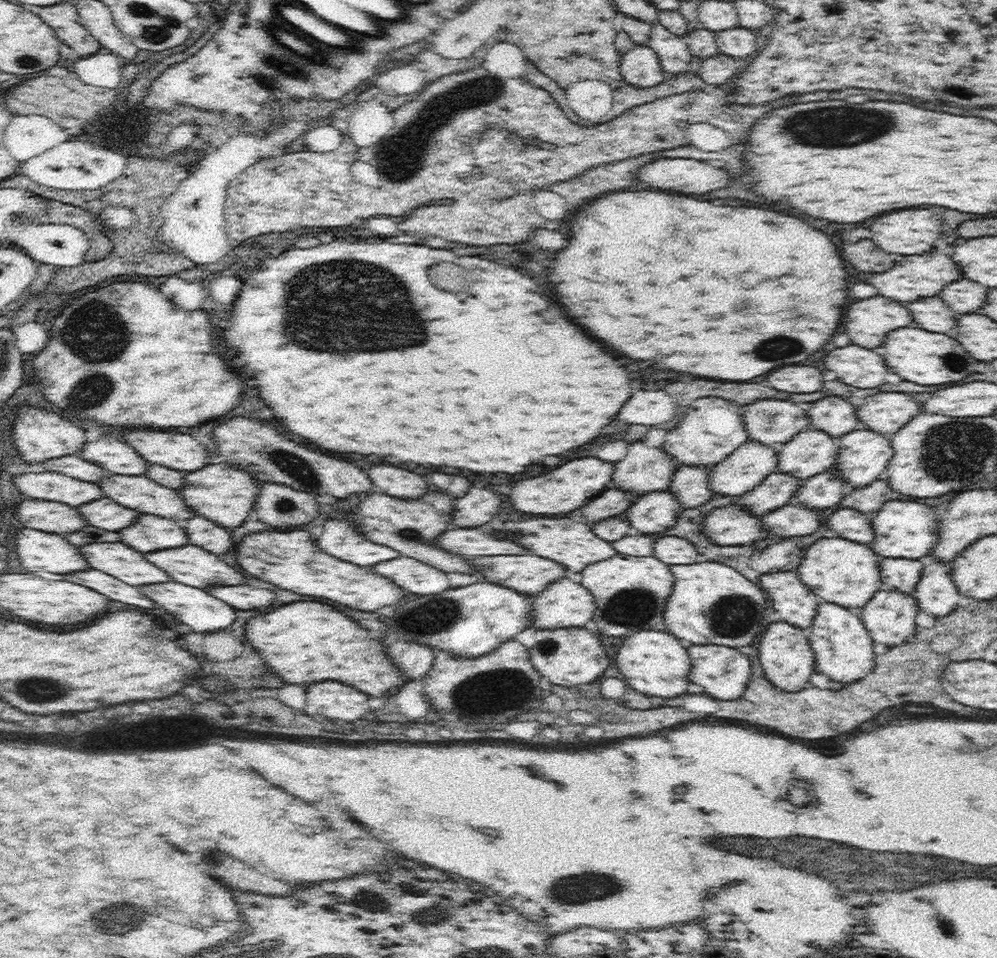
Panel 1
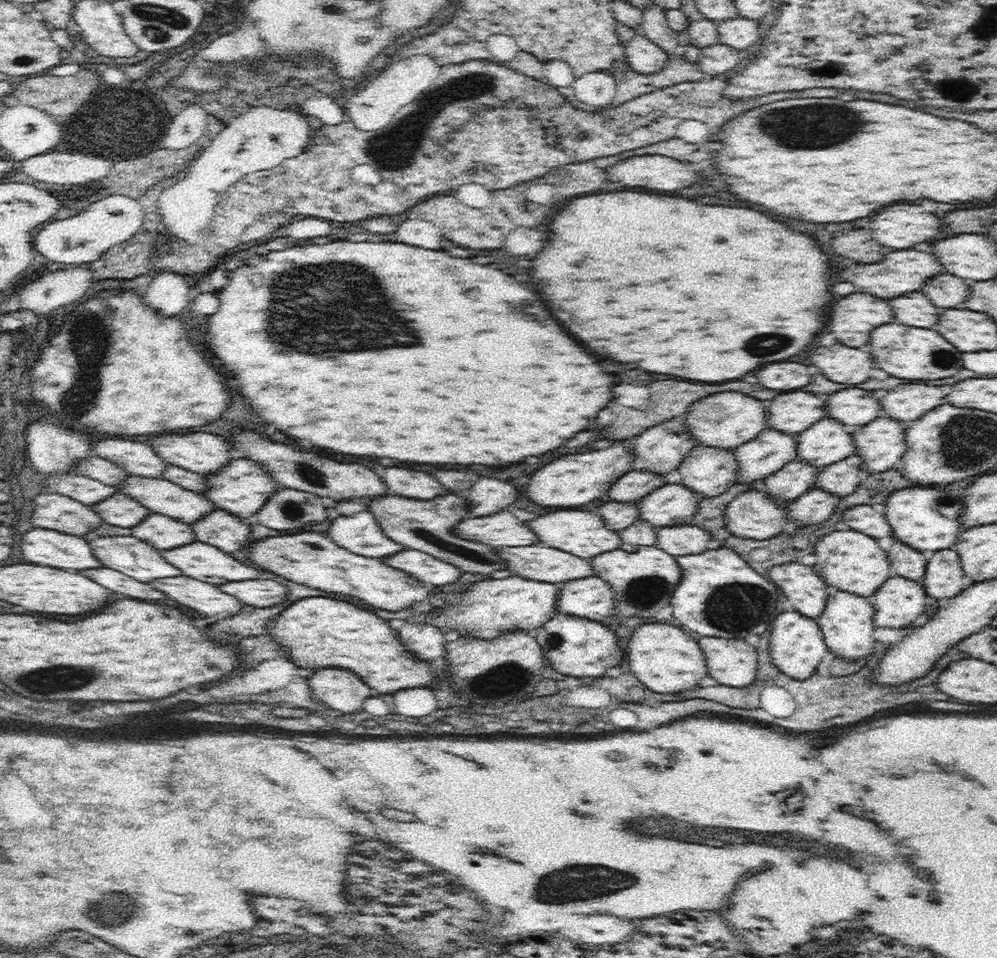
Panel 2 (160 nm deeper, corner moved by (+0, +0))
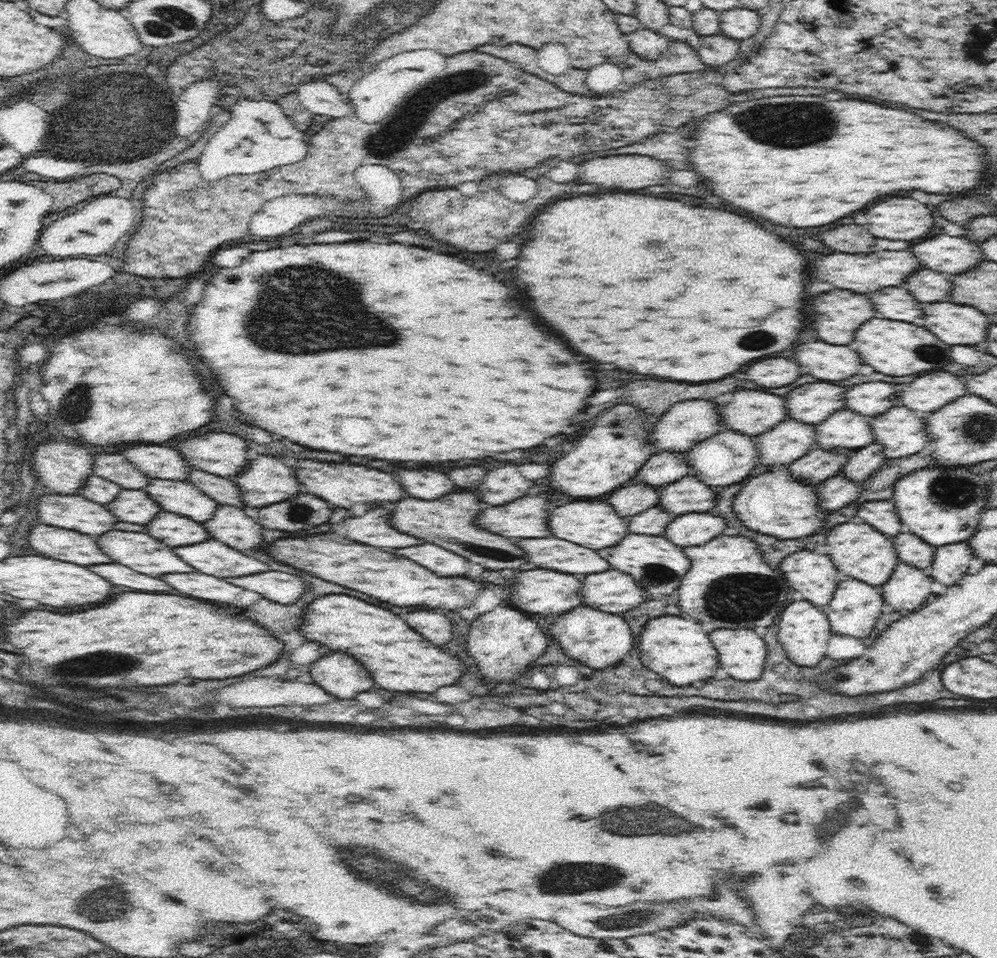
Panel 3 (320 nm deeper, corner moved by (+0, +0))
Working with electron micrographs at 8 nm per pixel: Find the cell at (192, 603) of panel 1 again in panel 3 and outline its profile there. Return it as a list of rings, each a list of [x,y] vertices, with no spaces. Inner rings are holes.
[[[200,572],[166,574],[162,578],[184,596],[202,598],[216,604],[238,604],[238,598],[242,594],[240,586],[228,584],[224,578],[216,578],[216,576],[208,576]]]

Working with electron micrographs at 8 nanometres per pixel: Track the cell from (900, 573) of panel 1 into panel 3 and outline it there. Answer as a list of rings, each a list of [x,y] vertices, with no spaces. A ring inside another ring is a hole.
[[[909,530],[898,533],[893,545],[898,553],[898,563],[928,570],[934,560],[935,548]]]

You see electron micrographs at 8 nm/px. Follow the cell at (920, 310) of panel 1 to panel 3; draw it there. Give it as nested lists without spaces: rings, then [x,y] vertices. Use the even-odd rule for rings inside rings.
[[[894,286],[894,288],[882,288],[872,298],[876,306],[874,318],[890,318],[890,320],[902,320],[902,322],[914,322],[916,318],[922,318],[924,304],[916,302],[906,288]]]

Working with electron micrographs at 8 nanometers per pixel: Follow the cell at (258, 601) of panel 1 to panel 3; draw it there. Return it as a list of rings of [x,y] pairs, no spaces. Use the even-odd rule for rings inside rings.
[[[268,570],[268,572],[260,572],[260,574],[230,578],[228,582],[236,584],[236,586],[242,586],[246,590],[254,590],[254,592],[266,596],[268,601],[283,605],[294,604],[308,588],[305,575],[295,571]]]

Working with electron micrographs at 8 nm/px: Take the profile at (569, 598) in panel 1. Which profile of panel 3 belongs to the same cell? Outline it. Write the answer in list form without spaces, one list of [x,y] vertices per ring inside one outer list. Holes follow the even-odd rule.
[[[608,569],[601,573],[582,576],[582,588],[578,590],[582,604],[596,610],[621,614],[640,606],[647,598],[644,587],[628,573]]]

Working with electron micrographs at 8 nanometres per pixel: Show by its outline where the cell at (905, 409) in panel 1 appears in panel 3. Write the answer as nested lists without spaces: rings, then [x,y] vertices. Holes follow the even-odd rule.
[[[944,370],[920,374],[896,394],[900,405],[920,415],[940,410],[949,402],[967,394],[962,377]]]

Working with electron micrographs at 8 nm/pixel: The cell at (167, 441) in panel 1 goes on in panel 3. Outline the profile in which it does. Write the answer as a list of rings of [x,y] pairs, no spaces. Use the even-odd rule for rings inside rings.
[[[226,432],[186,438],[178,448],[192,466],[216,476],[236,476],[248,464],[246,442],[240,436]]]

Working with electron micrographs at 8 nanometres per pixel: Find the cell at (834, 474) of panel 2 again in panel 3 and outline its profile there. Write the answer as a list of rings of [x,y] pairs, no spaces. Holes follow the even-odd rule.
[[[874,442],[858,451],[848,453],[840,473],[844,473],[854,484],[864,484],[870,475],[887,461],[883,450],[880,444]]]

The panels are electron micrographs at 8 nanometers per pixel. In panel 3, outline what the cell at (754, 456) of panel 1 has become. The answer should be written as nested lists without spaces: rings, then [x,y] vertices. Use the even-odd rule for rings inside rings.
[[[786,418],[754,437],[759,451],[758,464],[766,466],[789,466],[805,456],[816,438],[815,425]]]

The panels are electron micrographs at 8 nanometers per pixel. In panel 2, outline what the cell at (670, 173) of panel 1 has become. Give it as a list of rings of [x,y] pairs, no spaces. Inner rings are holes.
[[[661,154],[633,156],[609,166],[606,172],[612,186],[664,192],[686,188],[700,178],[679,160]]]

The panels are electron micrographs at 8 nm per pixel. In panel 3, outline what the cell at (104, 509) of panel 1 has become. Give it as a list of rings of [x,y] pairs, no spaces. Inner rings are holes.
[[[122,490],[114,502],[108,504],[108,510],[120,522],[148,524],[160,512],[160,506],[142,490]]]

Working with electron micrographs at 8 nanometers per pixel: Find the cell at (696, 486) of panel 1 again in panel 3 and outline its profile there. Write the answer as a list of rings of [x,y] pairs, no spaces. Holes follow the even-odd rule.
[[[720,431],[718,434],[698,442],[686,453],[686,460],[692,468],[694,476],[710,487],[725,487],[734,483],[740,485],[754,467],[758,465],[759,451],[754,444],[754,437],[738,433],[738,431]]]

